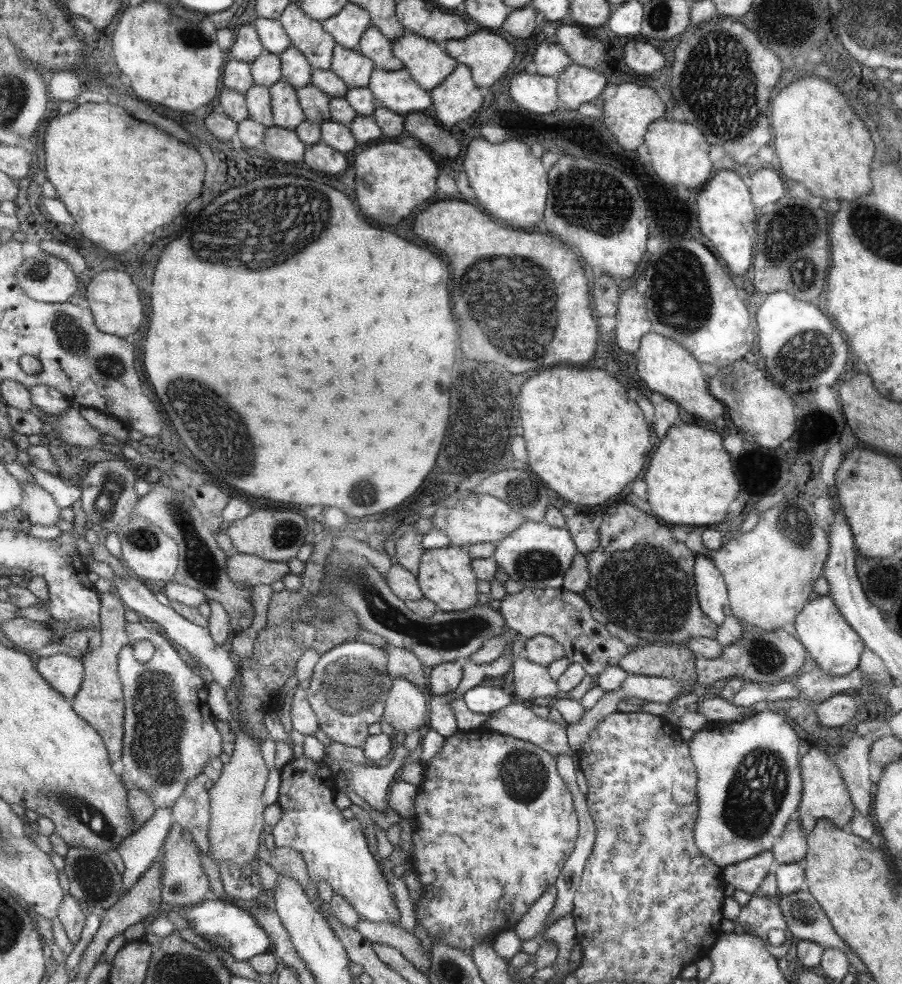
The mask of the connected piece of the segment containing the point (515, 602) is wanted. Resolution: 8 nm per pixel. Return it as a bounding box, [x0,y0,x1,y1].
[498,588,632,678]

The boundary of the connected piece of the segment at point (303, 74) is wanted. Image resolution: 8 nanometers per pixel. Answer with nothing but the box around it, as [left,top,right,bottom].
[279,45,313,89]

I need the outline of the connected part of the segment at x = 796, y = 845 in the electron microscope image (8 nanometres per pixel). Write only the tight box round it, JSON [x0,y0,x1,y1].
[770,816,808,865]

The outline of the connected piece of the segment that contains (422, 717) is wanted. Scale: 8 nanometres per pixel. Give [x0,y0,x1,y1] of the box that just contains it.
[383,678,428,734]

